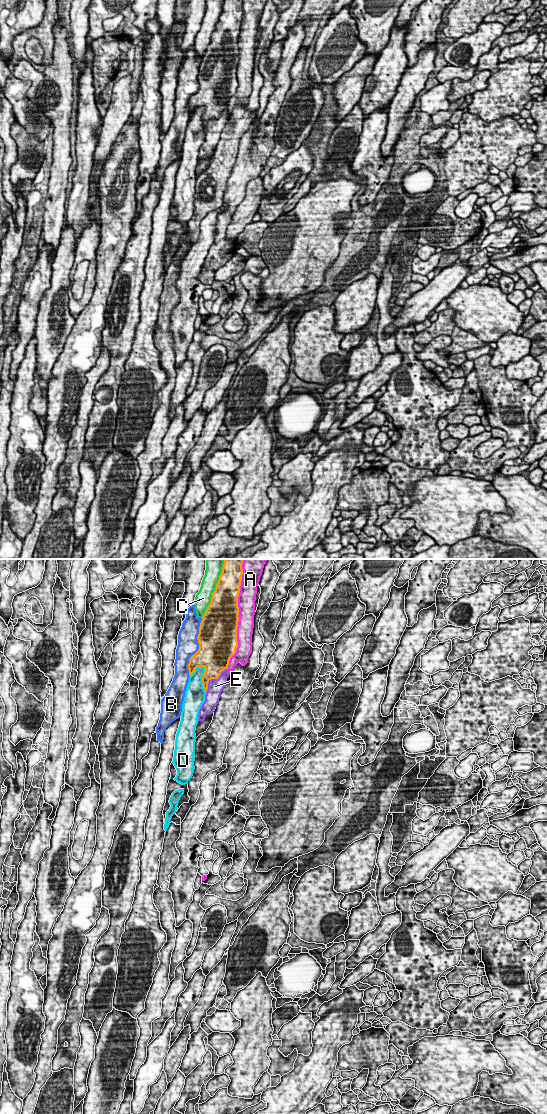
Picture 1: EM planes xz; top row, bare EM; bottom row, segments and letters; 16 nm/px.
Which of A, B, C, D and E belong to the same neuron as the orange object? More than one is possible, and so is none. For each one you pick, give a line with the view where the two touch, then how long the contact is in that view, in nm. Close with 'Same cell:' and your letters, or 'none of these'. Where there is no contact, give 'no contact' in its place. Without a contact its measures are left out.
Same cell: none of these

